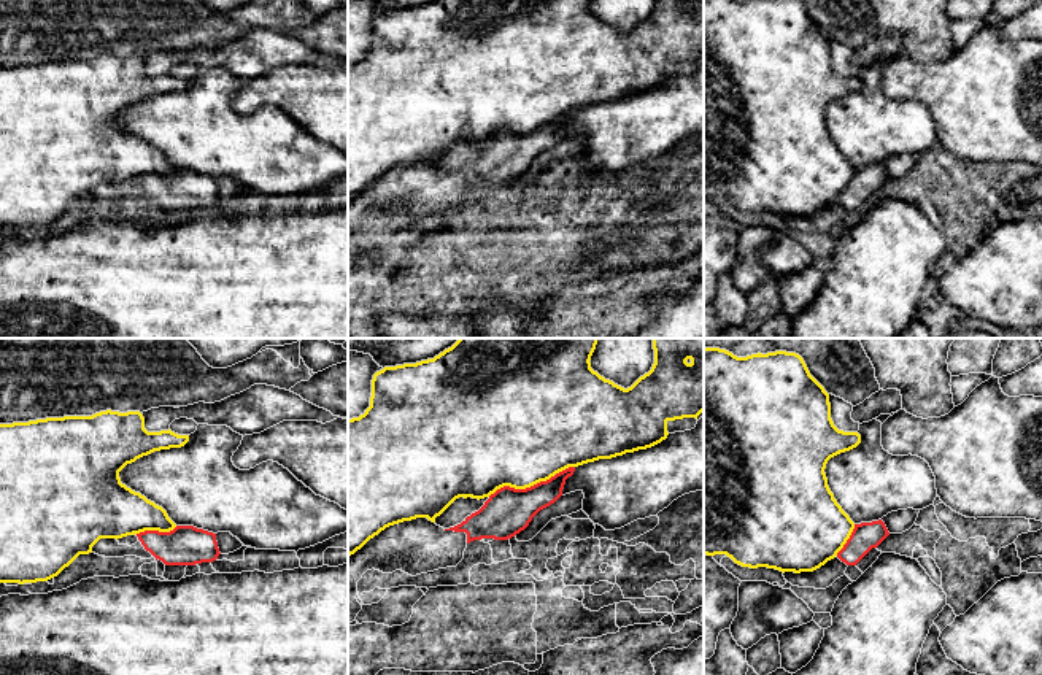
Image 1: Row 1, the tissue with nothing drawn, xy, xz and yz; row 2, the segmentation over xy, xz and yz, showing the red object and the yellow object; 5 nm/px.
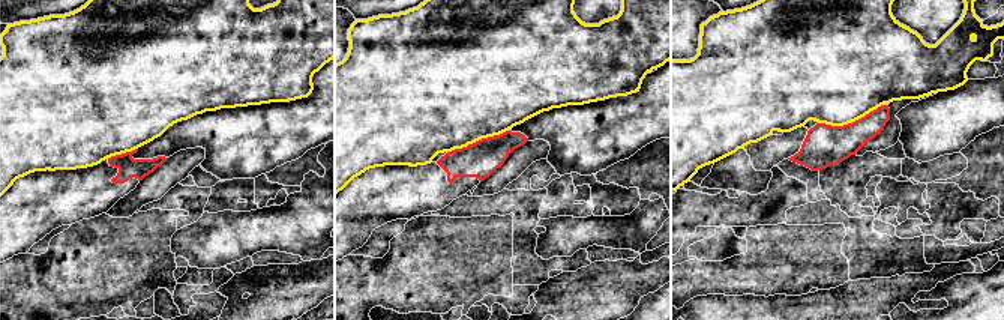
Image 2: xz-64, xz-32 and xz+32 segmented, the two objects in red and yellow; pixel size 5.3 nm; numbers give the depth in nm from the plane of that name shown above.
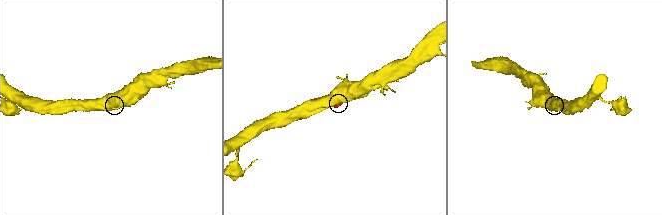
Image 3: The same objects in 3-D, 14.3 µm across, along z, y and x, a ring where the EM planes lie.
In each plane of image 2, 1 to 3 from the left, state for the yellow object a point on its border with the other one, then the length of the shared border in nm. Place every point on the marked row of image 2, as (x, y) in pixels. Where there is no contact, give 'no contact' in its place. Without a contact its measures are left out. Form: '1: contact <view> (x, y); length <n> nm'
1: contact xz-64 (122, 153); length 180 nm
2: contact xz-32 (479, 140); length 340 nm
3: contact xz+32 (850, 123); length 360 nm

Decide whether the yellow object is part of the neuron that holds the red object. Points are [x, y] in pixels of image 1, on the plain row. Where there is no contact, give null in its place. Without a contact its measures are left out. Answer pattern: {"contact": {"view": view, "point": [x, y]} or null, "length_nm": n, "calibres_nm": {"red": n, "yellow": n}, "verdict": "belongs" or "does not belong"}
{"contact": {"view": "xz", "point": [531, 131]}, "length_nm": 460, "calibres_nm": {"red": 240, "yellow": 480}, "verdict": "does not belong"}

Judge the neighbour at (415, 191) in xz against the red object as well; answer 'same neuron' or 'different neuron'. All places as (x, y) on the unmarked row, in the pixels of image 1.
same neuron

